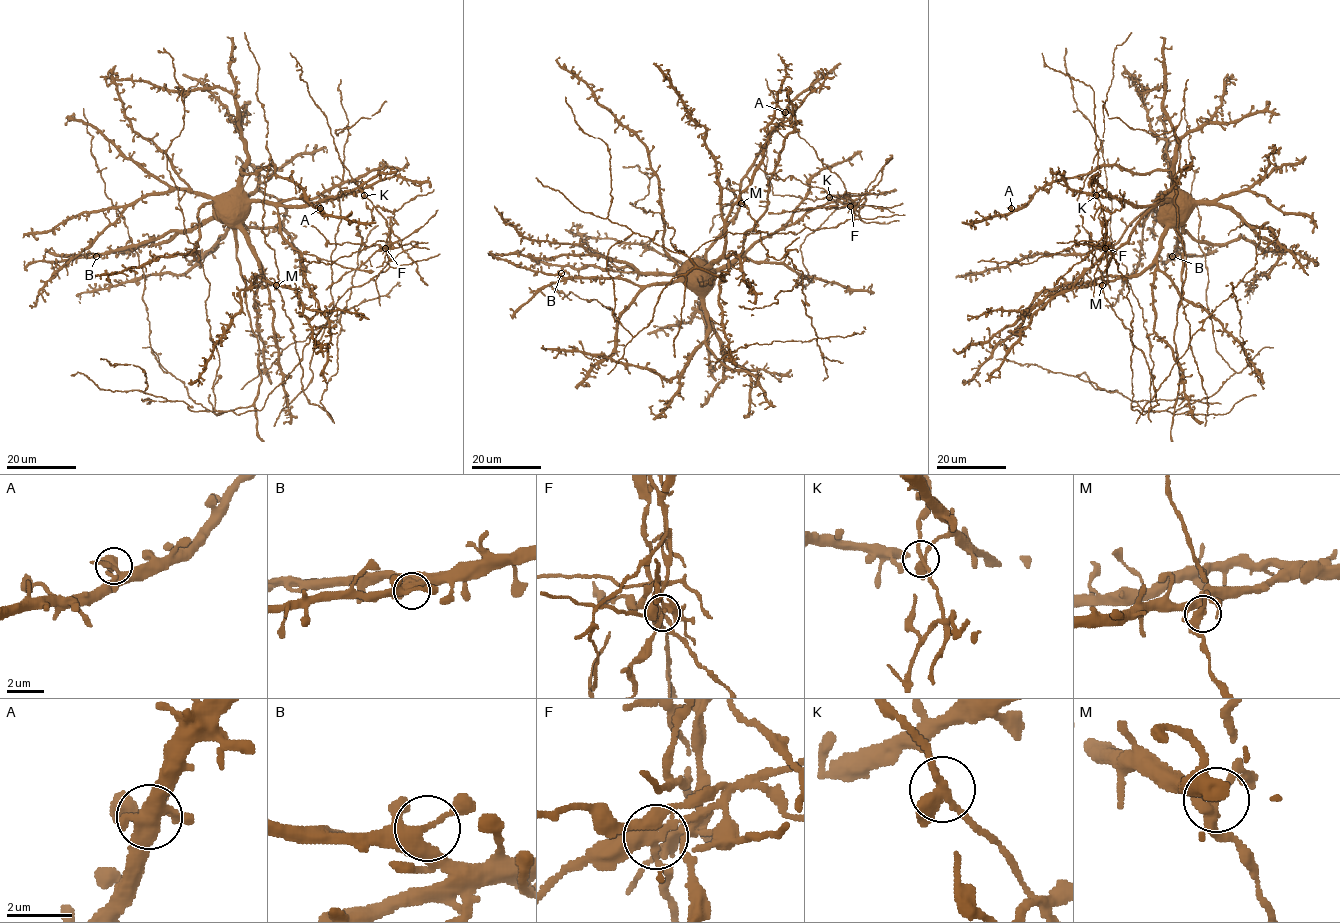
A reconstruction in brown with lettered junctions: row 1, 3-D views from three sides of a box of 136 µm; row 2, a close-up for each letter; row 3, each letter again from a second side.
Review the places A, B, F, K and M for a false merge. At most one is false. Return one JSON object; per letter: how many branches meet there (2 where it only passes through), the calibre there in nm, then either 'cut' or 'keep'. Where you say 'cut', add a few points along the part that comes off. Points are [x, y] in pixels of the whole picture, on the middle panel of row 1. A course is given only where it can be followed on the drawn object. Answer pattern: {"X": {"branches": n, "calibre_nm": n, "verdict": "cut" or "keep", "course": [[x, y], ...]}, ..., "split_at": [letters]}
{"A": {"branches": 4, "calibre_nm": 280, "verdict": "keep"}, "B": {"branches": 4, "calibre_nm": 360, "verdict": "keep"}, "F": {"branches": 4, "calibre_nm": 280, "verdict": "cut", "course": [[851, 206], [854, 203], [843, 181], [798, 134], [795, 125], [777, 104], [765, 78]]}, "K": {"branches": 4, "calibre_nm": 320, "verdict": "keep"}, "M": {"branches": 4, "calibre_nm": 280, "verdict": "keep"}, "split_at": ["F"]}

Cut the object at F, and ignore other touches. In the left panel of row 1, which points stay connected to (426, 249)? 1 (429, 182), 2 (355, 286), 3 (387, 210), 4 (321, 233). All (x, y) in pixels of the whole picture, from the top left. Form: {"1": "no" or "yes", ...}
{"1": "no", "2": "no", "3": "yes", "4": "yes"}

